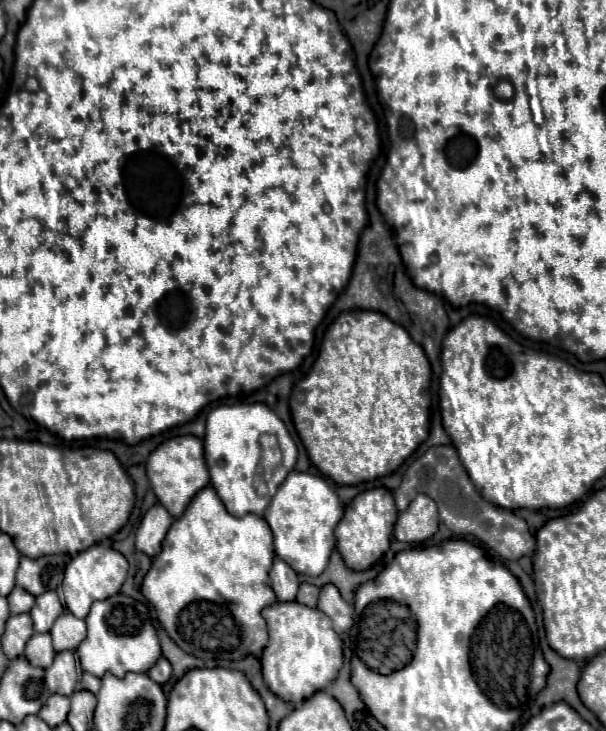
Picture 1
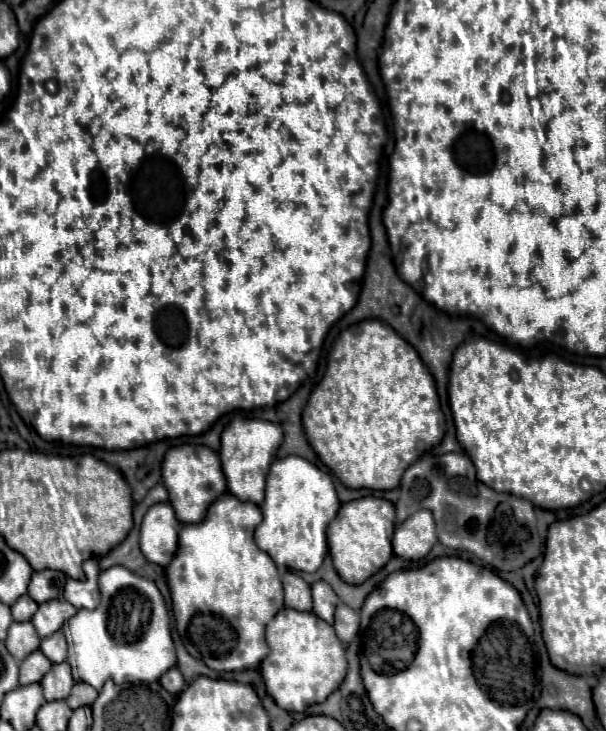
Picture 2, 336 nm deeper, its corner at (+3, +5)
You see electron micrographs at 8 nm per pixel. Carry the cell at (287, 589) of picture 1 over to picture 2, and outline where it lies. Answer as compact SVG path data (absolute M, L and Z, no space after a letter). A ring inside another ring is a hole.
M287 571L283 575L283 587L285 587L285 607L297 611L311 611L309 585L299 575Z

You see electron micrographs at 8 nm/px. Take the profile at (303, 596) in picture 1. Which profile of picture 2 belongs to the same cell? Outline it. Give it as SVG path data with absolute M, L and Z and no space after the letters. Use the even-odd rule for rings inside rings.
M317 581L311 585L311 593L313 593L313 613L323 621L333 623L333 613L335 607L339 605L339 597L335 595L335 591L325 581Z

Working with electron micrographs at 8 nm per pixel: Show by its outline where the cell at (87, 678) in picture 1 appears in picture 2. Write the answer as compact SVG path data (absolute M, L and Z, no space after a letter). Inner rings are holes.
M83 681L75 683L71 689L71 695L67 697L71 709L77 709L81 705L91 705L95 699L97 699L97 689L93 689L91 685L87 685Z

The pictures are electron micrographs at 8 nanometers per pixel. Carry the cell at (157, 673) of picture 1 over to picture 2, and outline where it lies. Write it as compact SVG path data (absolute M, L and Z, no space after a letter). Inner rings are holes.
M177 667L169 669L167 673L163 673L161 679L159 679L159 683L161 683L165 689L169 689L169 693L173 693L173 695L181 693L181 689L185 687L185 679L183 679L183 675L179 673Z

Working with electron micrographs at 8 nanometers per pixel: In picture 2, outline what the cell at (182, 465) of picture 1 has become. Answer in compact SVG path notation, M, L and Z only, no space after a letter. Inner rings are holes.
M185 443L179 447L171 447L163 457L161 477L163 477L163 485L169 491L169 503L173 505L179 523L201 521L201 517L205 515L205 509L209 507L209 501L215 501L219 495L227 491L219 457L213 449L205 445Z

